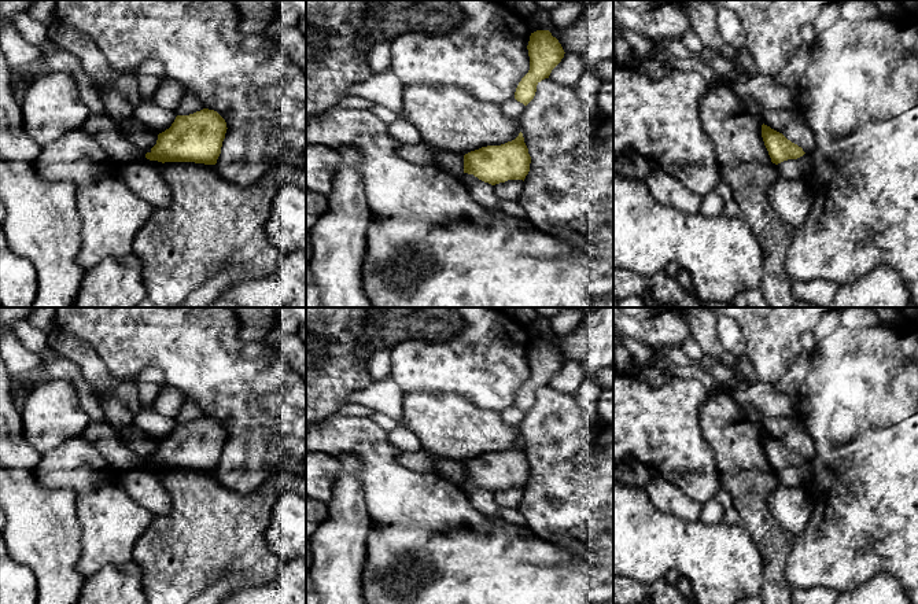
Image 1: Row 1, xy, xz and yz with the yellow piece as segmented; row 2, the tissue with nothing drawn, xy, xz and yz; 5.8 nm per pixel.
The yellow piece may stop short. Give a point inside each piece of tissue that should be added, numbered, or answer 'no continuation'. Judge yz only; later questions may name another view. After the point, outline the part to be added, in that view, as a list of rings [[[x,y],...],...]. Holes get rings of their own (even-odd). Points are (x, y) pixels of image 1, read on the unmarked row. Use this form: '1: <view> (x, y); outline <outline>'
1: yz (799, 477); outline [[[804,461],[797,467],[788,467],[777,472],[778,483],[785,487],[807,490],[811,482],[811,463]]]

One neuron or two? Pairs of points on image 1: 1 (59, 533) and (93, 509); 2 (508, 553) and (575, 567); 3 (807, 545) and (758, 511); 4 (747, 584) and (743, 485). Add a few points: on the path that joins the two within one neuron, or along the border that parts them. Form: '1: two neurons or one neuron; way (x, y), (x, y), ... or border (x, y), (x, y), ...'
1: two neurons; border (67, 489), (74, 492), (80, 552)
2: one neuron; way (524, 567), (559, 567)
3: two neurons; border (795, 536), (786, 567)
4: two neurons; border (740, 523), (762, 556)

